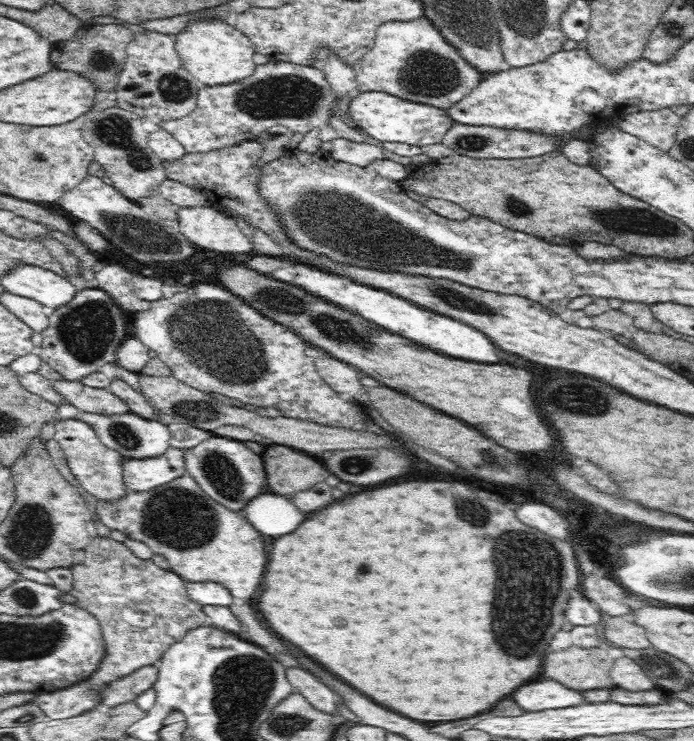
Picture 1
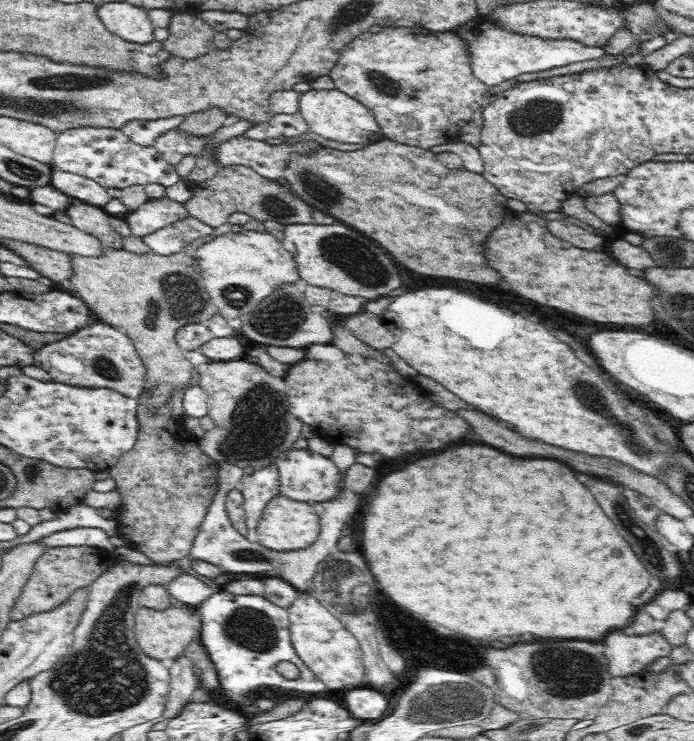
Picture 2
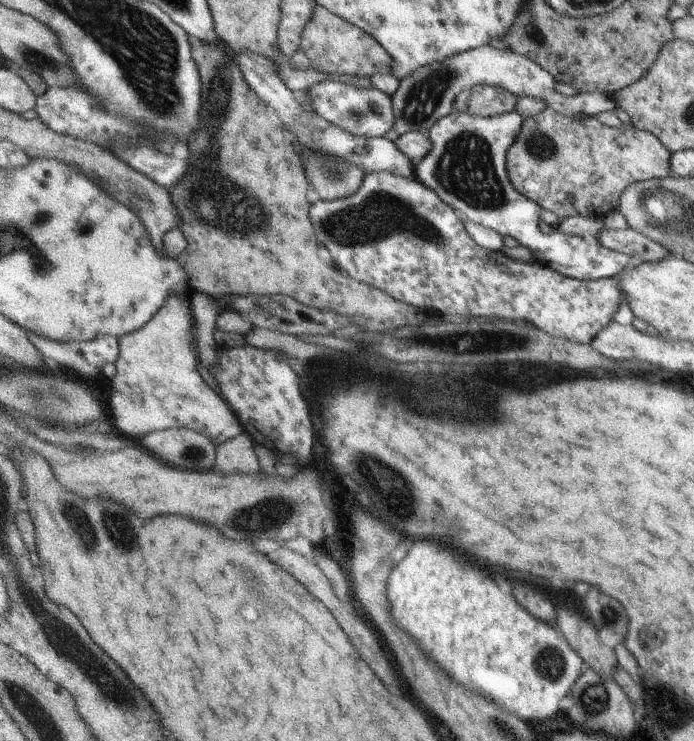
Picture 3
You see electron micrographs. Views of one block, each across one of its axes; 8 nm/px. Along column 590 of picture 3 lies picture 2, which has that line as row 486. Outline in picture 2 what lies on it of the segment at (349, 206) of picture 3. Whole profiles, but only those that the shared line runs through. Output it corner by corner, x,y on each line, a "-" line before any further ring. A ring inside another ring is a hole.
292,448
282,452
274,464
279,472
279,494
291,498
292,501
310,503
328,501
330,498
340,496
340,490
345,486
342,475
334,462
322,454
308,451
308,448
301,450

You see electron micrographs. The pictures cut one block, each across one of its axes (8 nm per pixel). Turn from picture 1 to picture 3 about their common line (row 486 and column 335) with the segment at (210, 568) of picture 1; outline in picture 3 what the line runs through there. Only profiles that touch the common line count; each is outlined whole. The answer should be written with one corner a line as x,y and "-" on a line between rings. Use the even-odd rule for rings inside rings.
296,149
306,182
311,184
314,198
318,200
337,200
357,192
361,186
364,172
344,160
315,154
309,150

